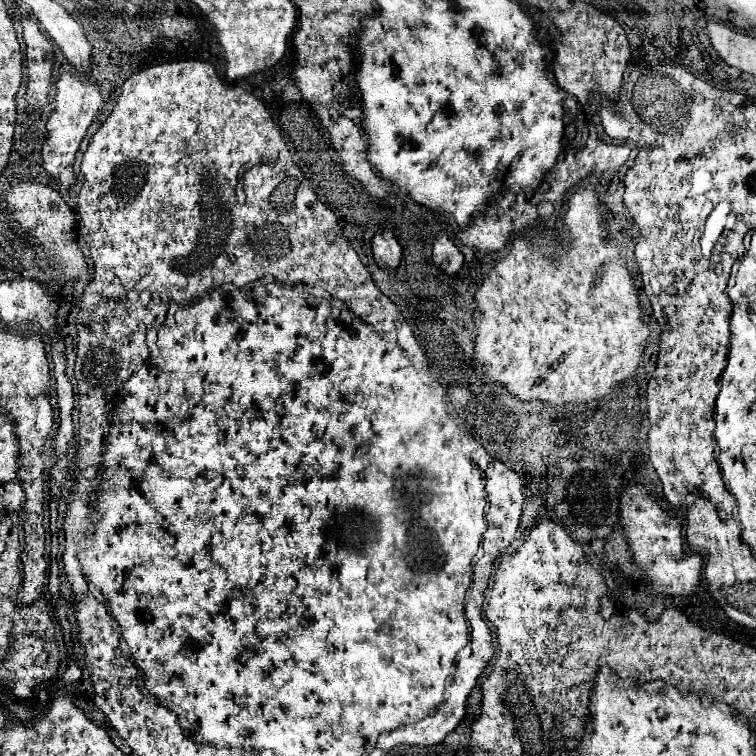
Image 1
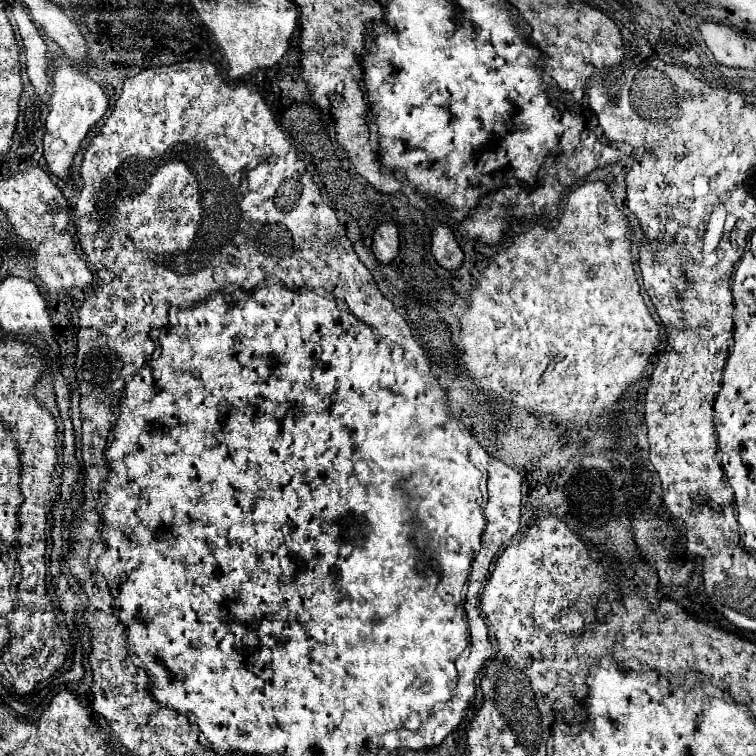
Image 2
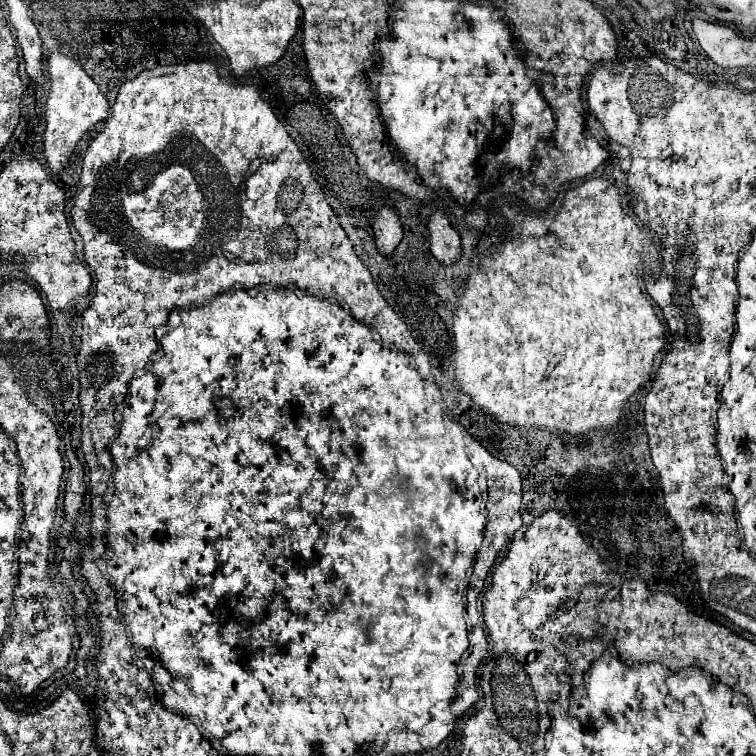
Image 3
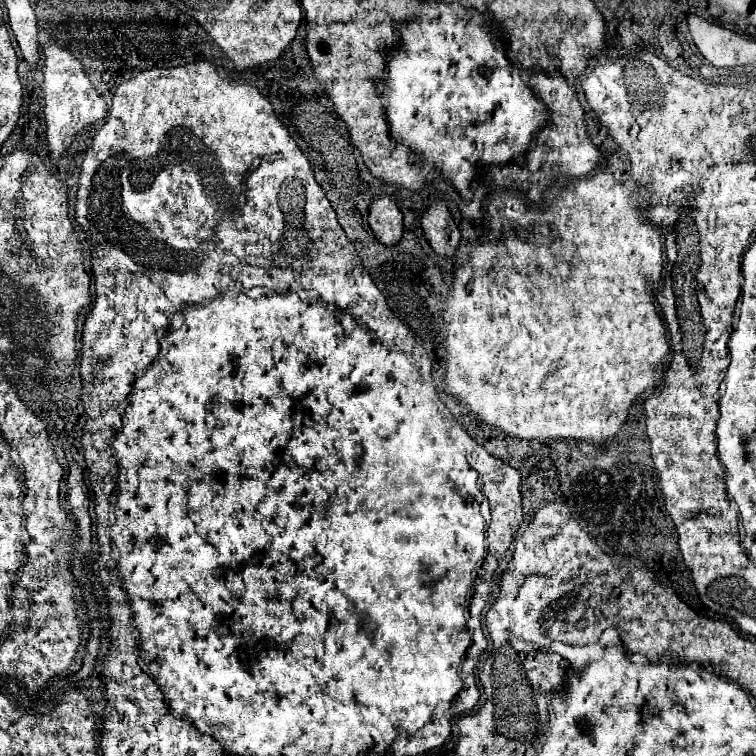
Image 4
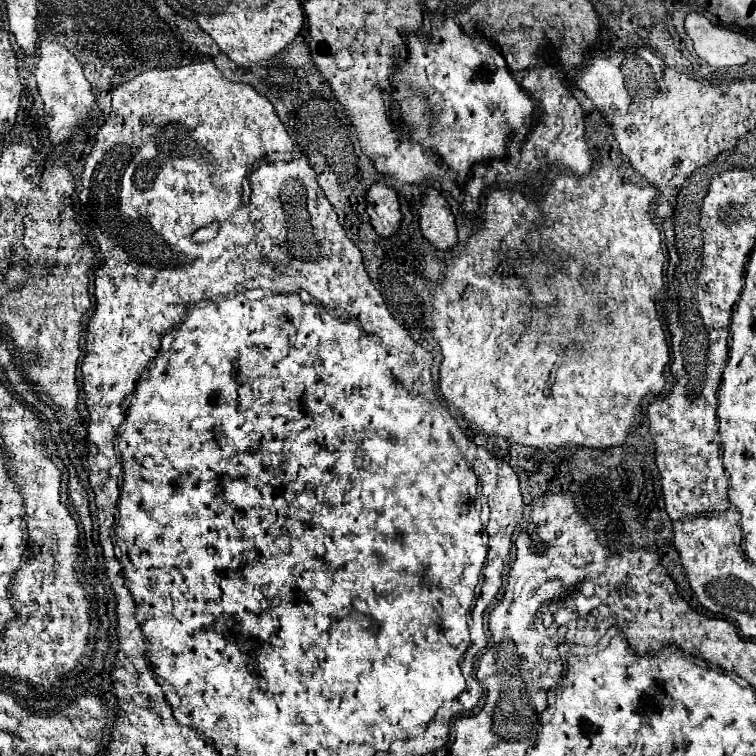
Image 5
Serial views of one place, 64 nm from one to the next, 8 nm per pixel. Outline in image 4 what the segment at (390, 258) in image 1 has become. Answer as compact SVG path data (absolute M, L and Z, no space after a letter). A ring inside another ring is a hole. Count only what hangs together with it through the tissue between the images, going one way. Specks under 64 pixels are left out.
M388 196L374 200L368 222L370 222L370 228L376 236L376 240L382 242L384 246L394 246L400 242L400 238L402 238L402 212Z

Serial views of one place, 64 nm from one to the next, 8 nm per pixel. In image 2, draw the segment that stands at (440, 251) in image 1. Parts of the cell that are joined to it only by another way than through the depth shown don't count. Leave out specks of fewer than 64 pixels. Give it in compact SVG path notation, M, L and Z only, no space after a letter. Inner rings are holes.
M438 226L432 234L432 254L436 262L446 268L446 270L456 270L460 268L464 254L448 226Z

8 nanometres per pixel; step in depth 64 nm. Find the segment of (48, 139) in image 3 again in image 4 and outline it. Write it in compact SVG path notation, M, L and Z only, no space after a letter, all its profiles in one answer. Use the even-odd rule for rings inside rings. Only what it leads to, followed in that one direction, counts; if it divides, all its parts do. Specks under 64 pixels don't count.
M48 46L44 50L44 64L42 64L42 74L44 74L44 114L46 114L46 138L48 138L48 150L52 164L56 164L68 146L74 142L74 138L84 130L86 126L106 118L108 106L104 98L94 90L92 82L82 70L80 60L76 60L70 52L58 46Z

